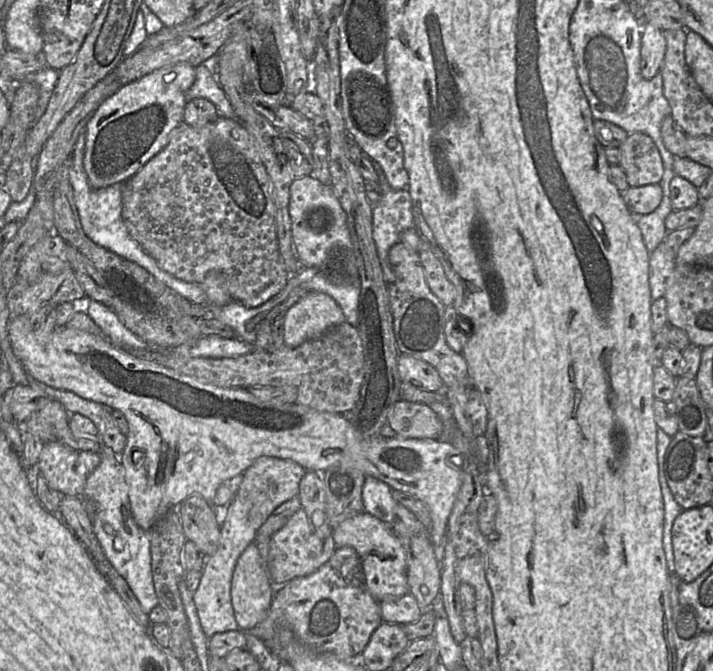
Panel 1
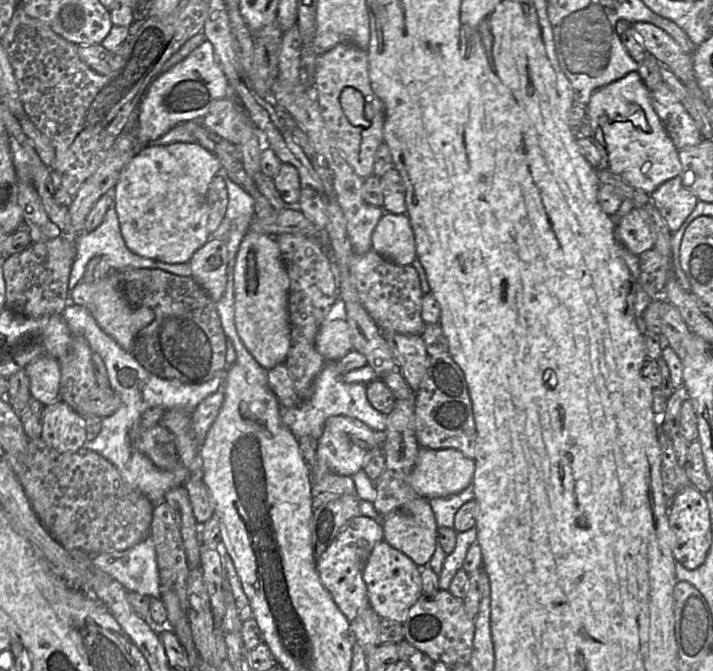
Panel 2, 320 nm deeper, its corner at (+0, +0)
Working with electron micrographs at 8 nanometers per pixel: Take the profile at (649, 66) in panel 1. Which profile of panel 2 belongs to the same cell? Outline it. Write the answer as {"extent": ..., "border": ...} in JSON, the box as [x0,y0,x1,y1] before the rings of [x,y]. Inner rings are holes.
{"extent":[586,71,681,194],"border":[[[637,71],[596,89],[586,106],[592,138],[607,167],[623,181],[648,194],[681,172],[678,149],[656,114],[651,92]]]}

